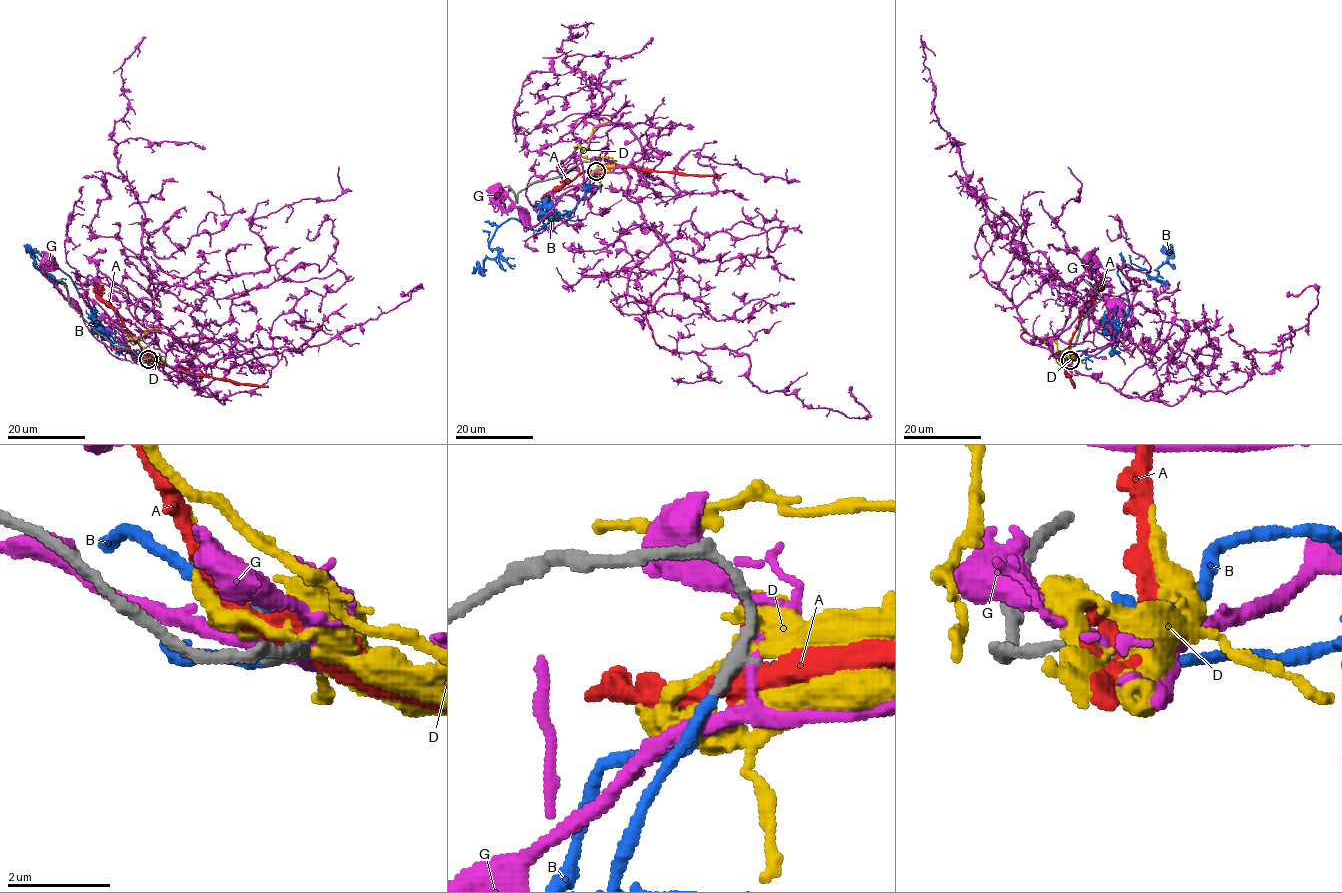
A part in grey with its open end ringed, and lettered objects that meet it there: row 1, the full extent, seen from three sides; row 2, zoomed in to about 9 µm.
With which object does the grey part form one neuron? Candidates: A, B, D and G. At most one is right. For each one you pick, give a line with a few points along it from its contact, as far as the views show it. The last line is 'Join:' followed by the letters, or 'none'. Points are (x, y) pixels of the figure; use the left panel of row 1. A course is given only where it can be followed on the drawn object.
B: Its course: (147, 359), (112, 337), (67, 275), (48, 267), (41, 270), (47, 276), (37, 268), (26, 243)
Join: B

